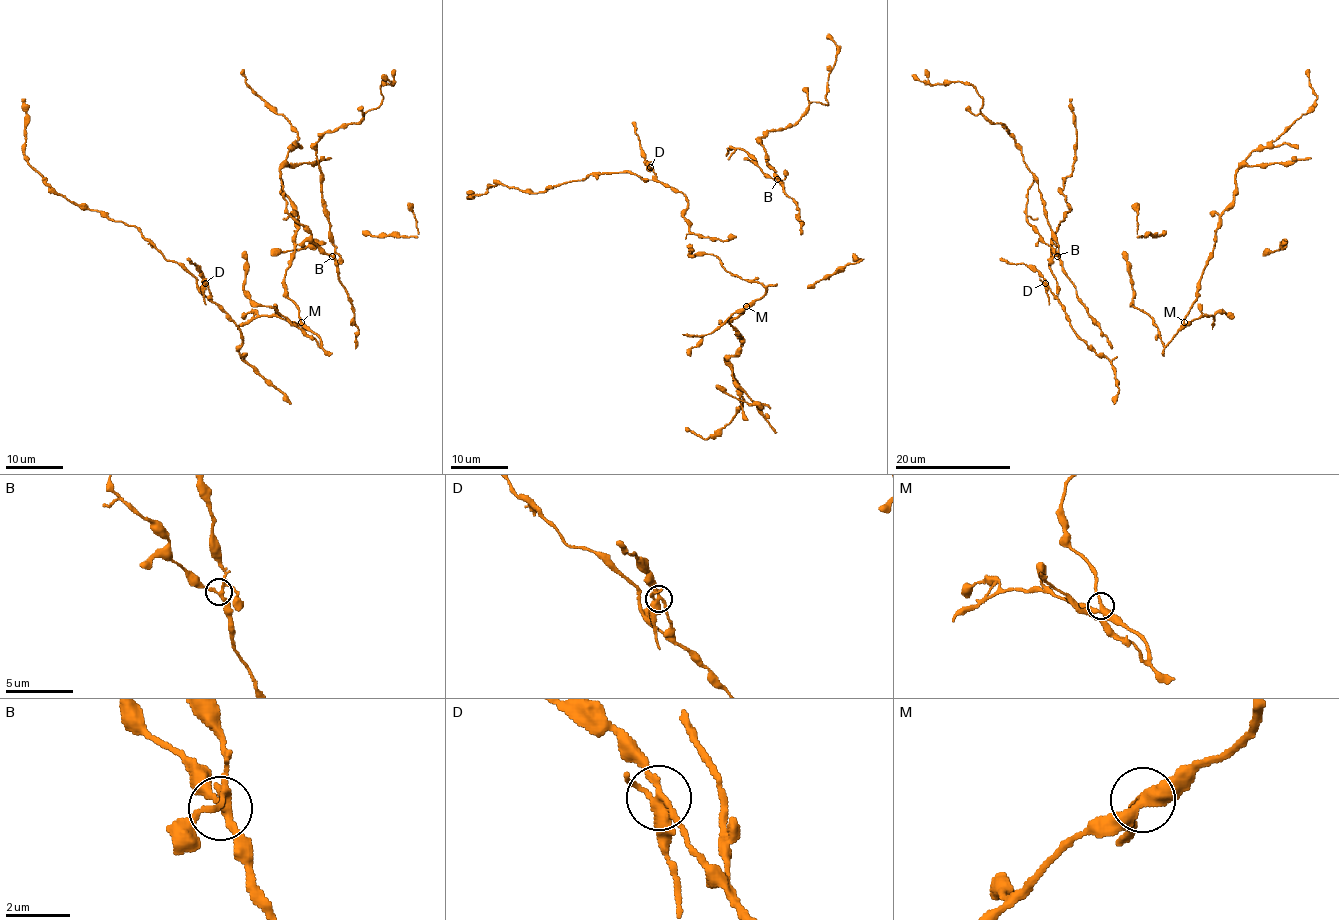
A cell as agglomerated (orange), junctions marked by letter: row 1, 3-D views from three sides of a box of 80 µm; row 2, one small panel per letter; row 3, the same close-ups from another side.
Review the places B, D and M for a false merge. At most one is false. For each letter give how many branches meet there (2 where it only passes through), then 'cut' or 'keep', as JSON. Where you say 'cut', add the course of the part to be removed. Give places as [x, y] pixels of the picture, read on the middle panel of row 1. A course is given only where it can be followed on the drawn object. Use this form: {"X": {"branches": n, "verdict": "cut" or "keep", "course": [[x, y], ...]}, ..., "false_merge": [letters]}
{"B": {"branches": 4, "verdict": "keep"}, "D": {"branches": 4, "verdict": "cut"}, "M": {"branches": 3, "verdict": "keep"}, "false_merge": ["D"]}

